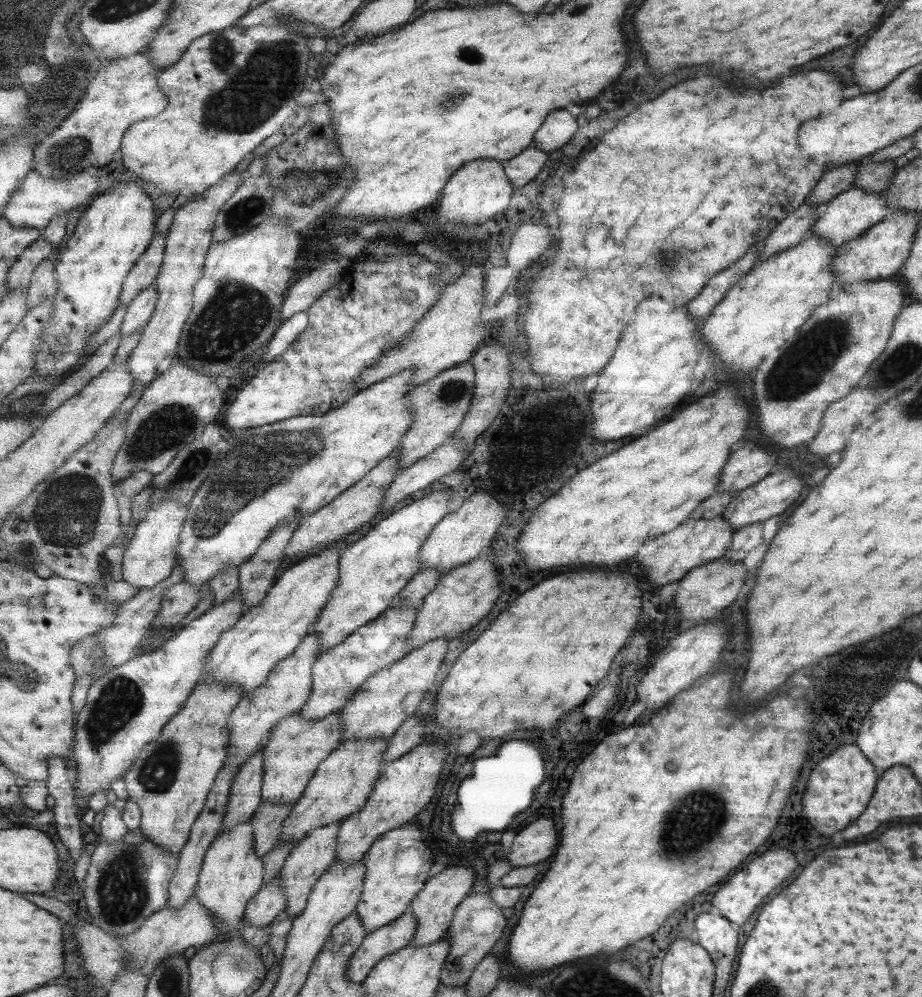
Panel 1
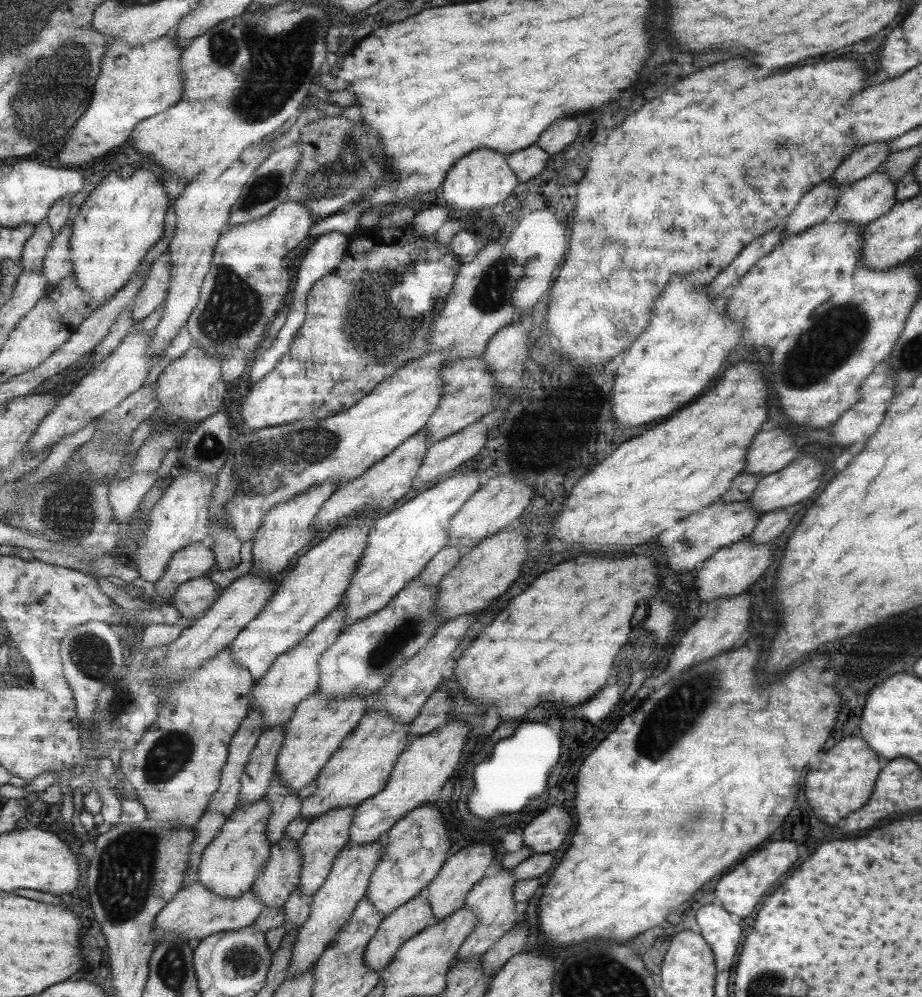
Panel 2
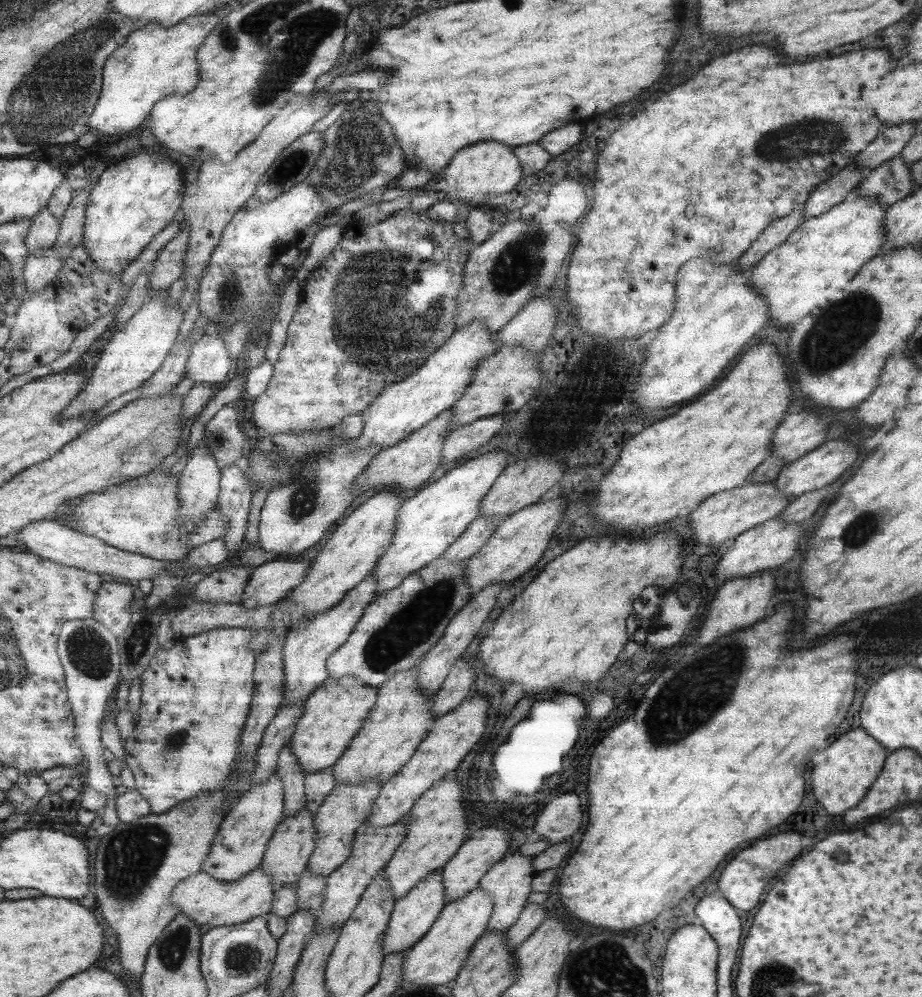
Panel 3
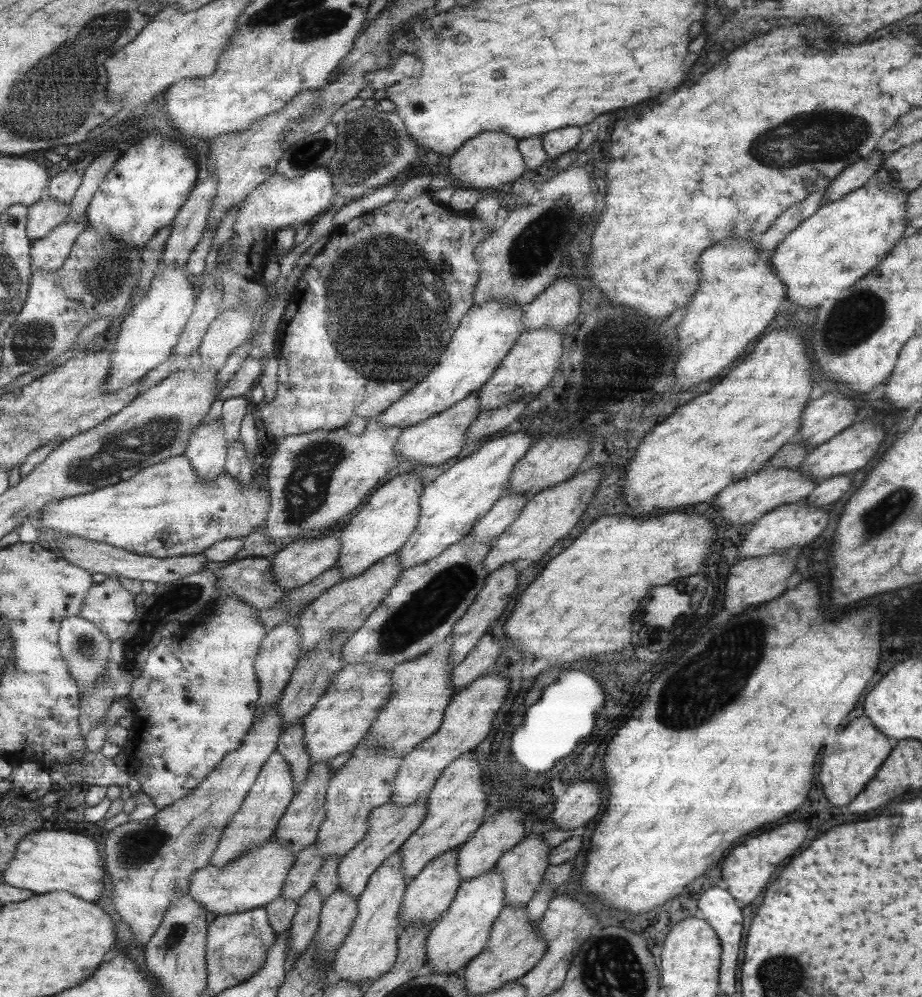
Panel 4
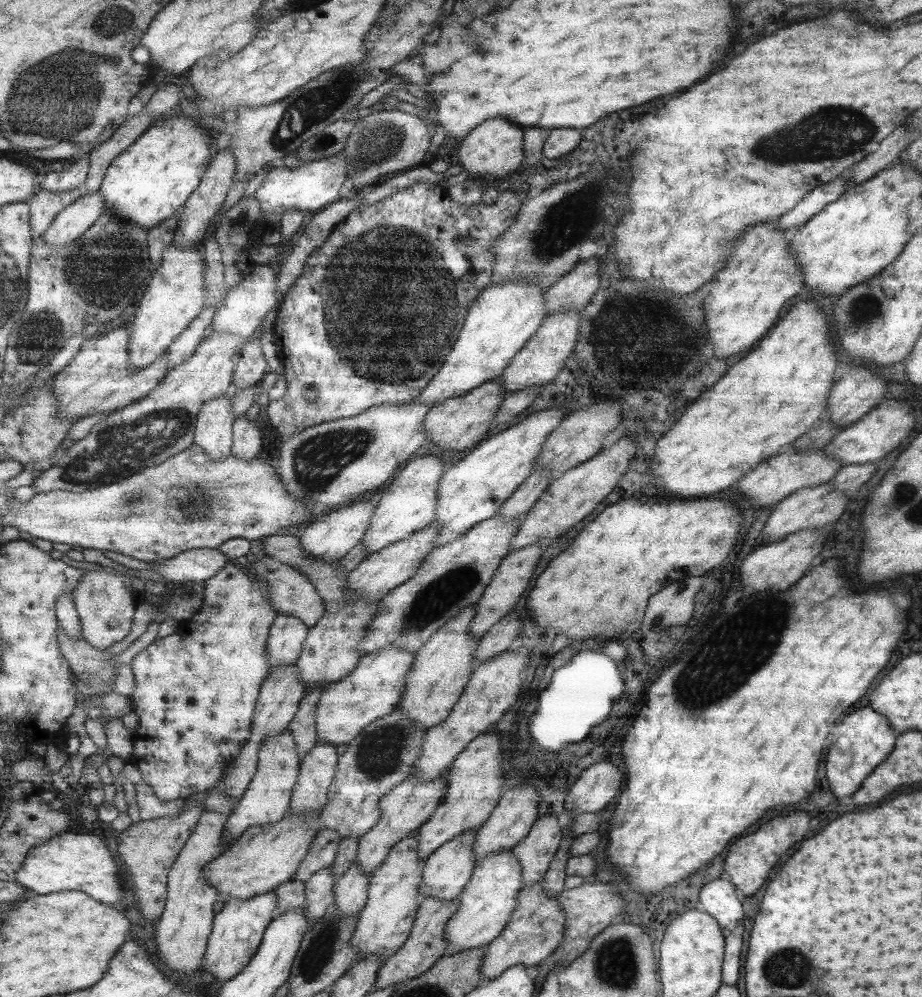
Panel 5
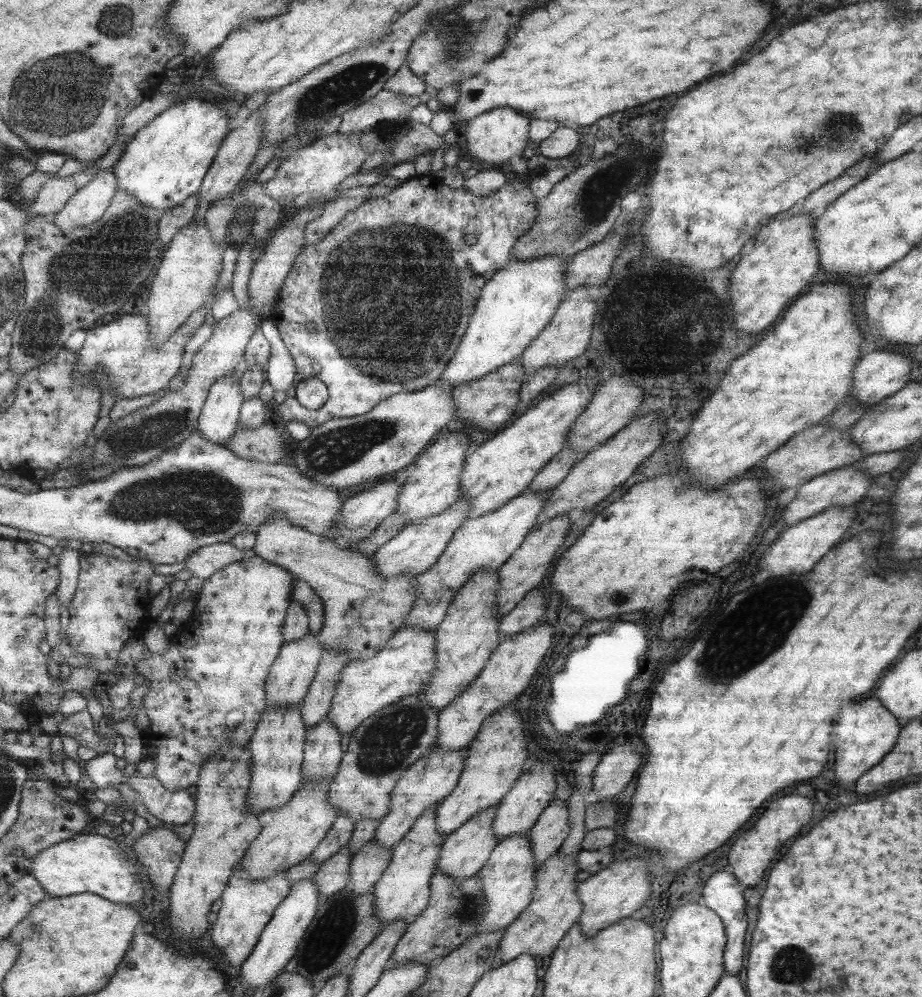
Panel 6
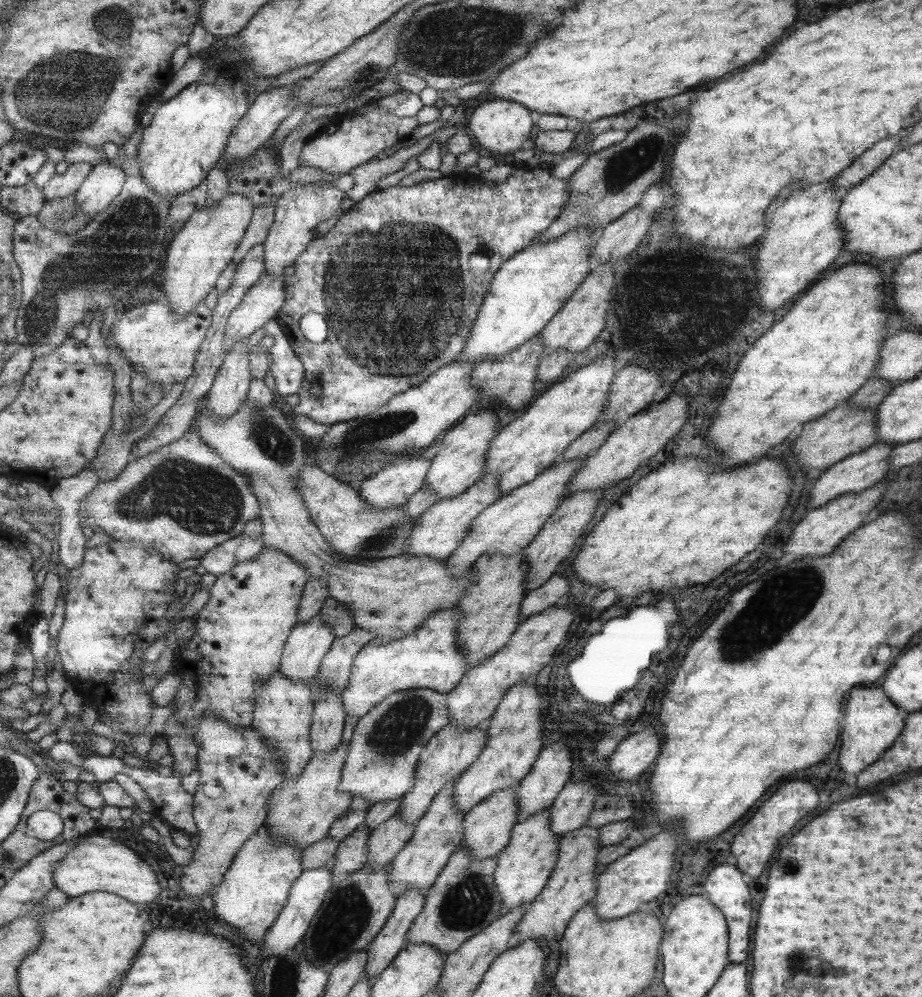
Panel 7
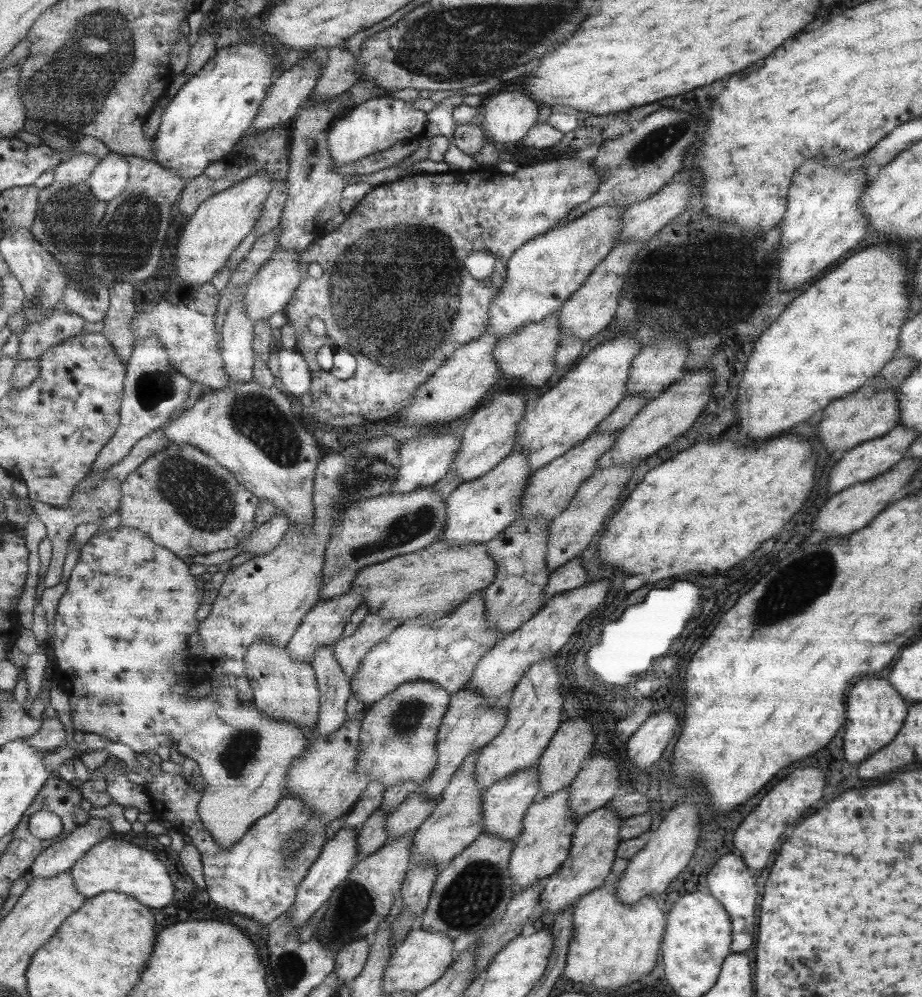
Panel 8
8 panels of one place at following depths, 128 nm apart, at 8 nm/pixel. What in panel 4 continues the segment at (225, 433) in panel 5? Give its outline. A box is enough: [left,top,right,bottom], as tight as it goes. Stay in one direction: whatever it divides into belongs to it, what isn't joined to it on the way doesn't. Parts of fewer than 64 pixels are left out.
[184,416,227,482]

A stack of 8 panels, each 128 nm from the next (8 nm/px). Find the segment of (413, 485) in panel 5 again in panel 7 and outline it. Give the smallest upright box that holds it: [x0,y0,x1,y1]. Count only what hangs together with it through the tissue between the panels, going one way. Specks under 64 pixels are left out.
[422,408,499,501]

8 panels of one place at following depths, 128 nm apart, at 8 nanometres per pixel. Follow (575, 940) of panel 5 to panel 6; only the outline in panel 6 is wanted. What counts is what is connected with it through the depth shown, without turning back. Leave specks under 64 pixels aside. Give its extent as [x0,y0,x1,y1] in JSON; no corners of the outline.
[576,856,651,937]

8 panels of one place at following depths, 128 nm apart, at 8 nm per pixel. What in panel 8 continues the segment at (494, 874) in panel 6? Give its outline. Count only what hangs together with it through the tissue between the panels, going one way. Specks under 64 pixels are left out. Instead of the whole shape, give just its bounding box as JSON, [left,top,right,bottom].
[508,785,577,893]

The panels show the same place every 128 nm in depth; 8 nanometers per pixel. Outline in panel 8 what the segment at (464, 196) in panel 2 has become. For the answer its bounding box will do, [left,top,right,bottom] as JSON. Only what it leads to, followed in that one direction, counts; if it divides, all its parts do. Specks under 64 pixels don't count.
[480,89,538,146]

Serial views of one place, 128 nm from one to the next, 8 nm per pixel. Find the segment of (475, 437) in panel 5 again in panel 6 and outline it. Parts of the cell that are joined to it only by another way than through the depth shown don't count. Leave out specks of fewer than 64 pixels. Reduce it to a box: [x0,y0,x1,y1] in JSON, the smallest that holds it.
[452,358,526,432]

